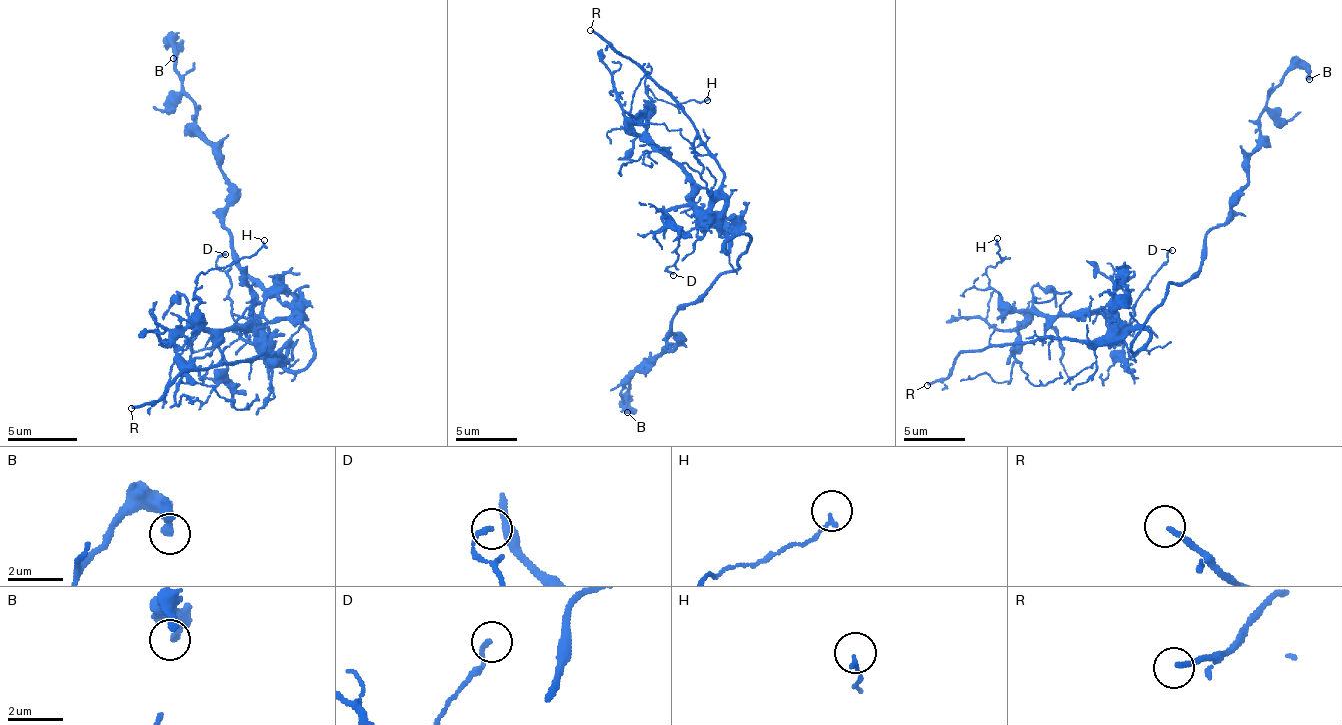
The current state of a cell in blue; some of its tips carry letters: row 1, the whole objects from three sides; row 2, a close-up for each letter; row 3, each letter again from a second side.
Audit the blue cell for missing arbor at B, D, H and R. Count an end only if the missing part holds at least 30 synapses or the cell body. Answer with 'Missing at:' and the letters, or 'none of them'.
Missing at: R

